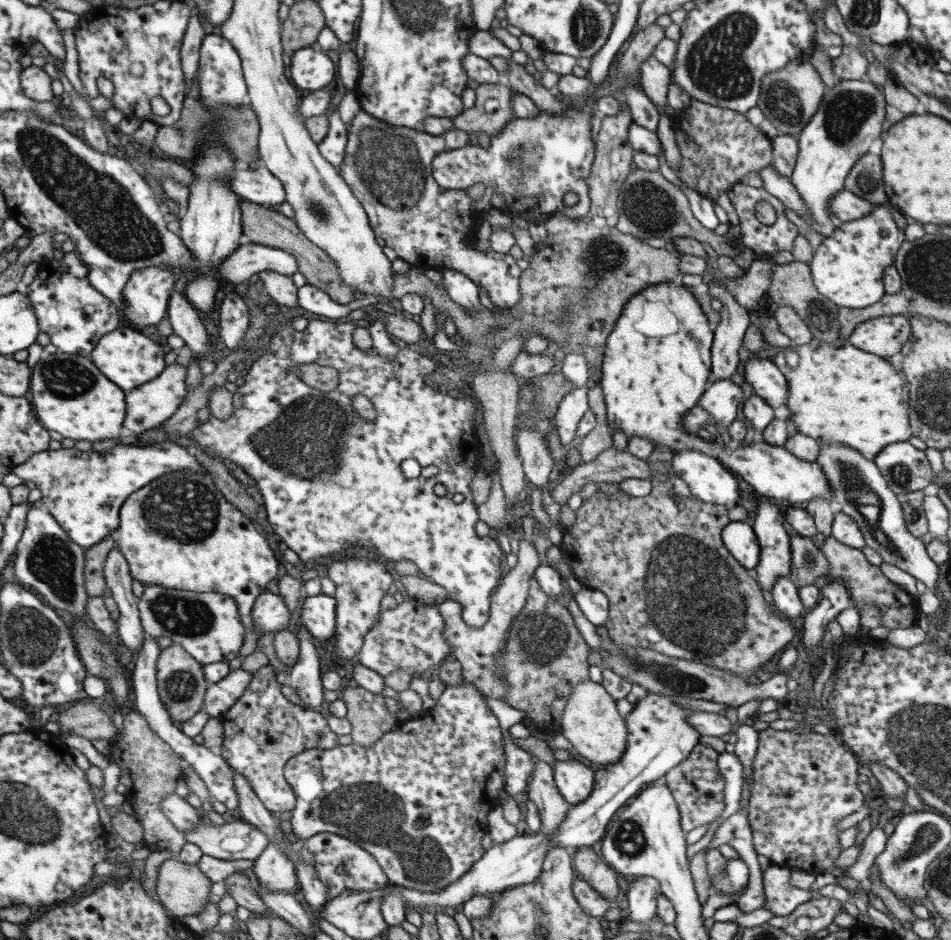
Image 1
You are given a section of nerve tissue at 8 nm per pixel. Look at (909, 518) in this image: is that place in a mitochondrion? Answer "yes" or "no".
yes

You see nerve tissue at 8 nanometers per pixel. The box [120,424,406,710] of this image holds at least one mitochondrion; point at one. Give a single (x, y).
(183, 509)

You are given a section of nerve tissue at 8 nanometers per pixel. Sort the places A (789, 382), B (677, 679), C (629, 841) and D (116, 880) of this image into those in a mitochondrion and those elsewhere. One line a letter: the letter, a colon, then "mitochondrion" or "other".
A: other
B: mitochondrion
C: mitochondrion
D: other

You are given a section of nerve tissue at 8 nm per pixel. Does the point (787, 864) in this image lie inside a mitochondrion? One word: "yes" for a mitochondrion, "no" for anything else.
no

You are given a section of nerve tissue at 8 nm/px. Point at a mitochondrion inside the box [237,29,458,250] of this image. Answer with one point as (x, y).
(389, 162)

